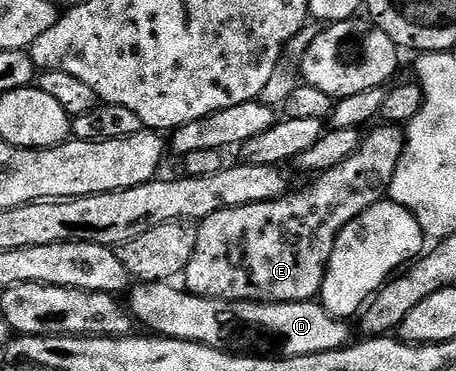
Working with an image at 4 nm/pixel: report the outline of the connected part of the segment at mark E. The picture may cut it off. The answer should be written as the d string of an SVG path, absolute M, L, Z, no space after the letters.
M398 127L371 128L362 145L344 163L317 174L311 185L287 192L275 201L252 203L216 211L197 222L196 251L184 274L184 288L217 301L263 301L264 303L300 303L315 300L322 292L324 275L332 255L332 247L344 227L356 215L368 211L390 192L392 175L406 149L406 134Z

